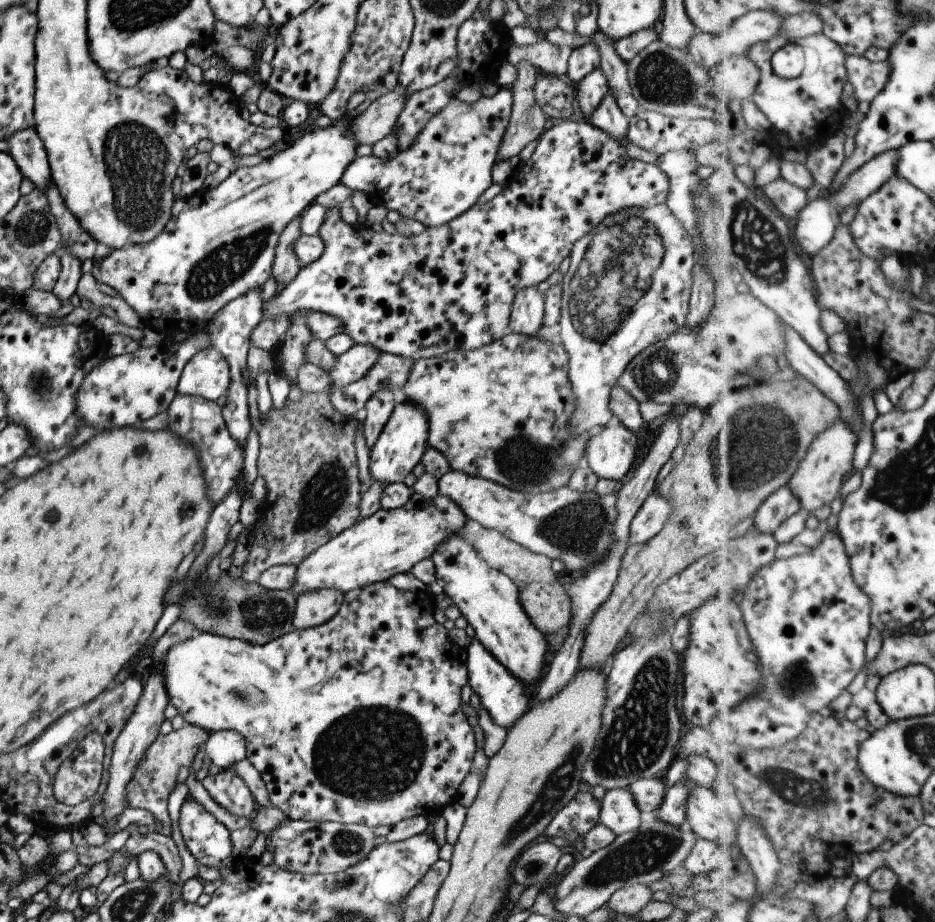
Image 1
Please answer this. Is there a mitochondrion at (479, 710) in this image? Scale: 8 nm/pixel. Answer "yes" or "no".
no

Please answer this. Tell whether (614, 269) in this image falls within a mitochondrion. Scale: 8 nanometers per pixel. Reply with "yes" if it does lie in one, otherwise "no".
yes

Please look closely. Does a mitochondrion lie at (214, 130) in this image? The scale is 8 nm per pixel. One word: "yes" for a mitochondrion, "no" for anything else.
no

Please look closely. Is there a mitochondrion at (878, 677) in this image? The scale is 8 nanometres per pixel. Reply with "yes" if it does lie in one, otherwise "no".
no

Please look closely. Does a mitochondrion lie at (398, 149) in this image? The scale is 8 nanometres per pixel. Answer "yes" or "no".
no

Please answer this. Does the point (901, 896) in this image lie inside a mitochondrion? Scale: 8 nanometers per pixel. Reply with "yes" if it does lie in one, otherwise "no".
no

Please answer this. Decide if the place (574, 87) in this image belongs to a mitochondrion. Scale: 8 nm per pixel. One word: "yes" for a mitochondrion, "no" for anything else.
no

